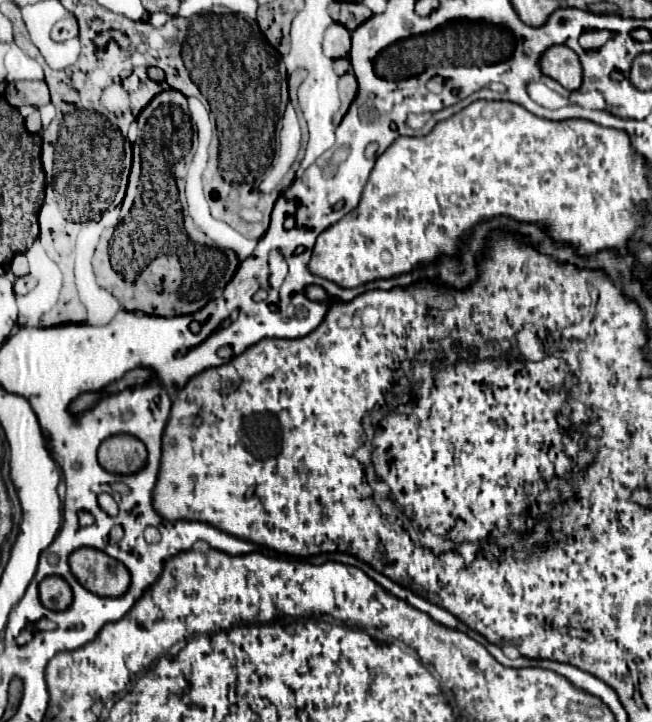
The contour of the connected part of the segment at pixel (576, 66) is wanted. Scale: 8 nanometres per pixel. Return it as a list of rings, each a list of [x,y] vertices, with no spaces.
[[[555,45],[541,57],[541,71],[561,83],[567,91],[579,91],[583,83],[583,69],[579,57],[565,45]]]

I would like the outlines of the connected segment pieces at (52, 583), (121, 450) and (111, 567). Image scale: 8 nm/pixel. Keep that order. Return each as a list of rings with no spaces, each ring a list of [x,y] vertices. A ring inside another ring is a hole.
[[[45,577],[39,583],[41,603],[51,611],[65,611],[73,603],[73,591],[63,577]]]
[[[113,435],[99,447],[99,465],[115,475],[135,475],[147,463],[145,445],[131,435]]]
[[[77,549],[69,557],[77,581],[99,597],[121,597],[129,589],[131,575],[127,567],[97,549]]]

